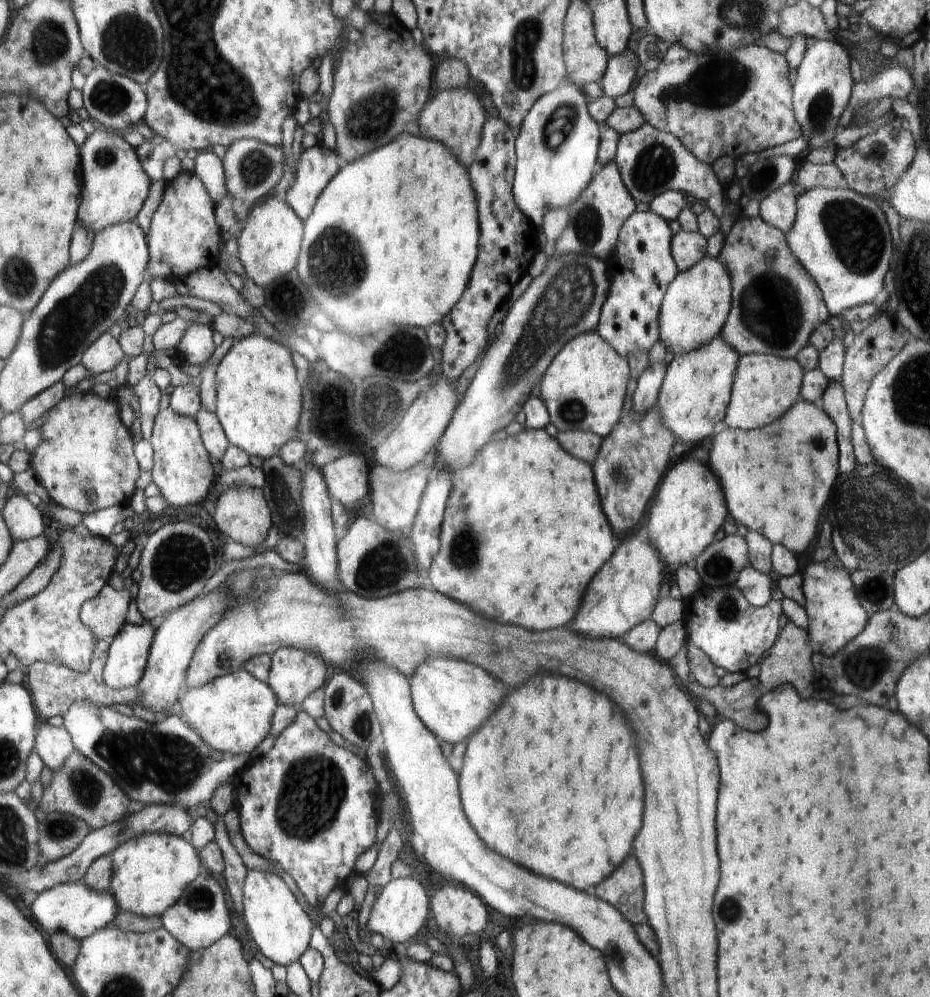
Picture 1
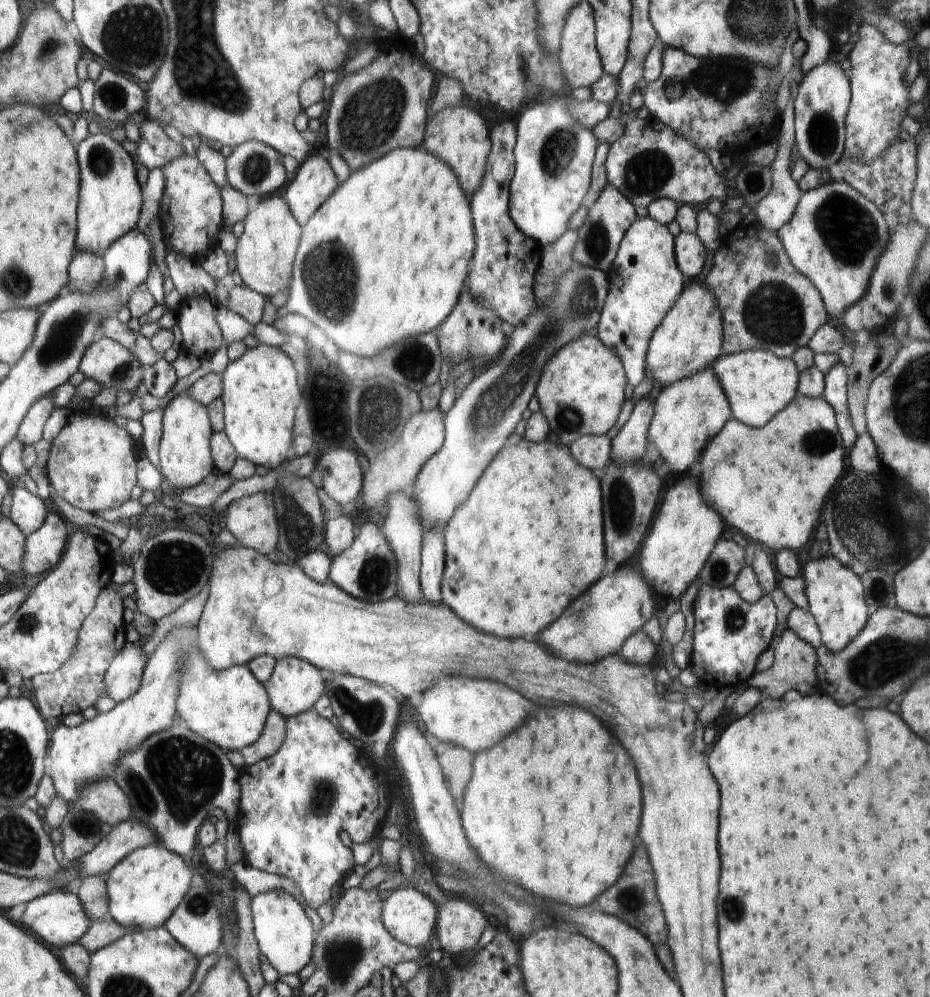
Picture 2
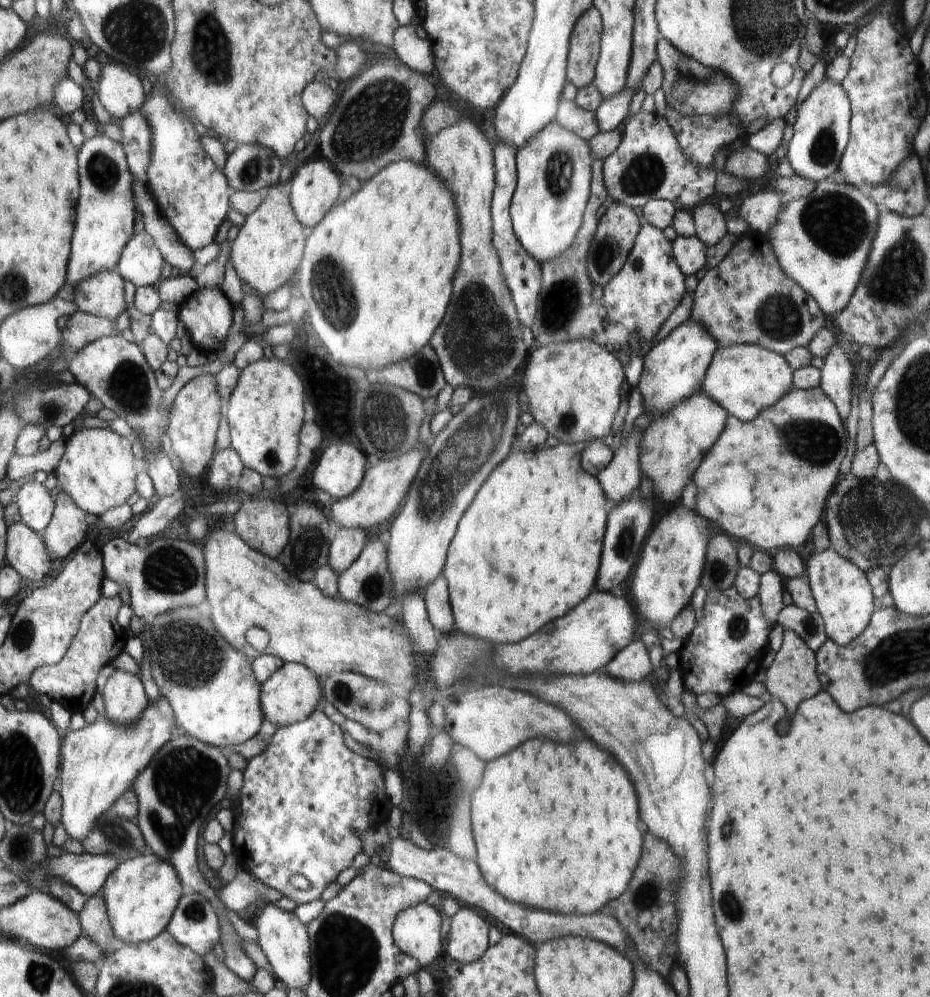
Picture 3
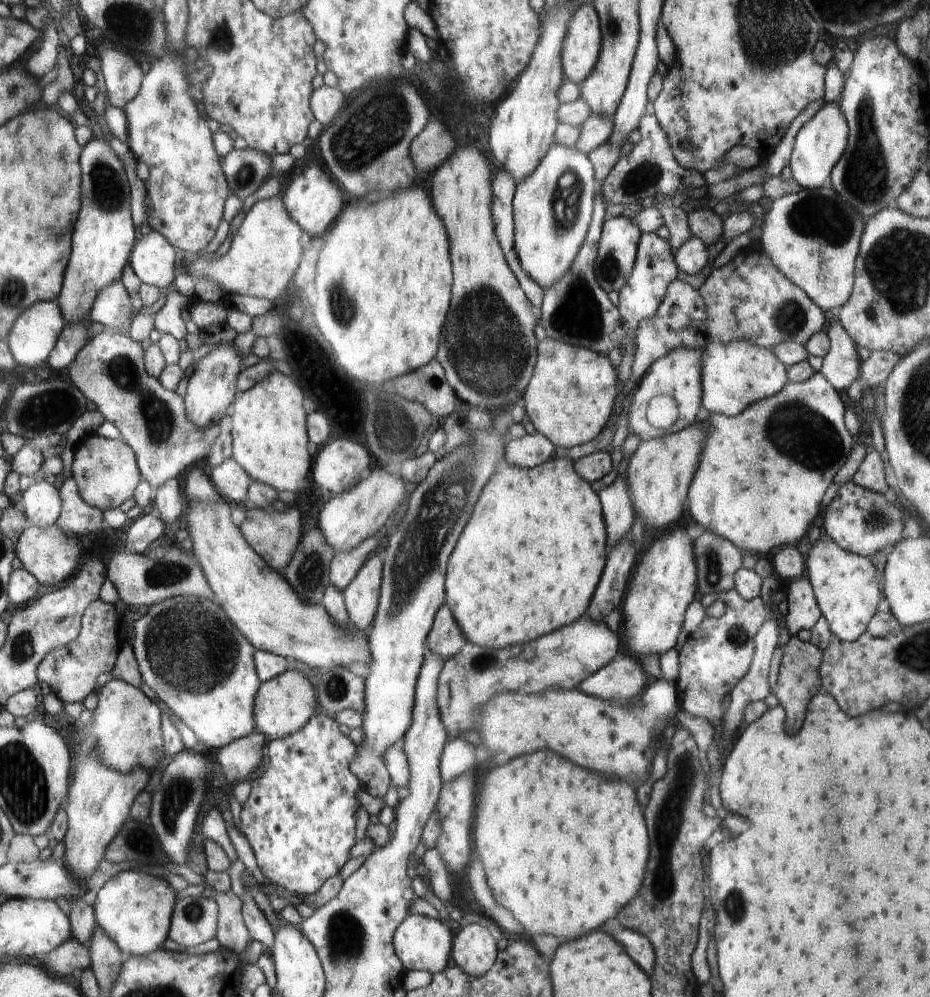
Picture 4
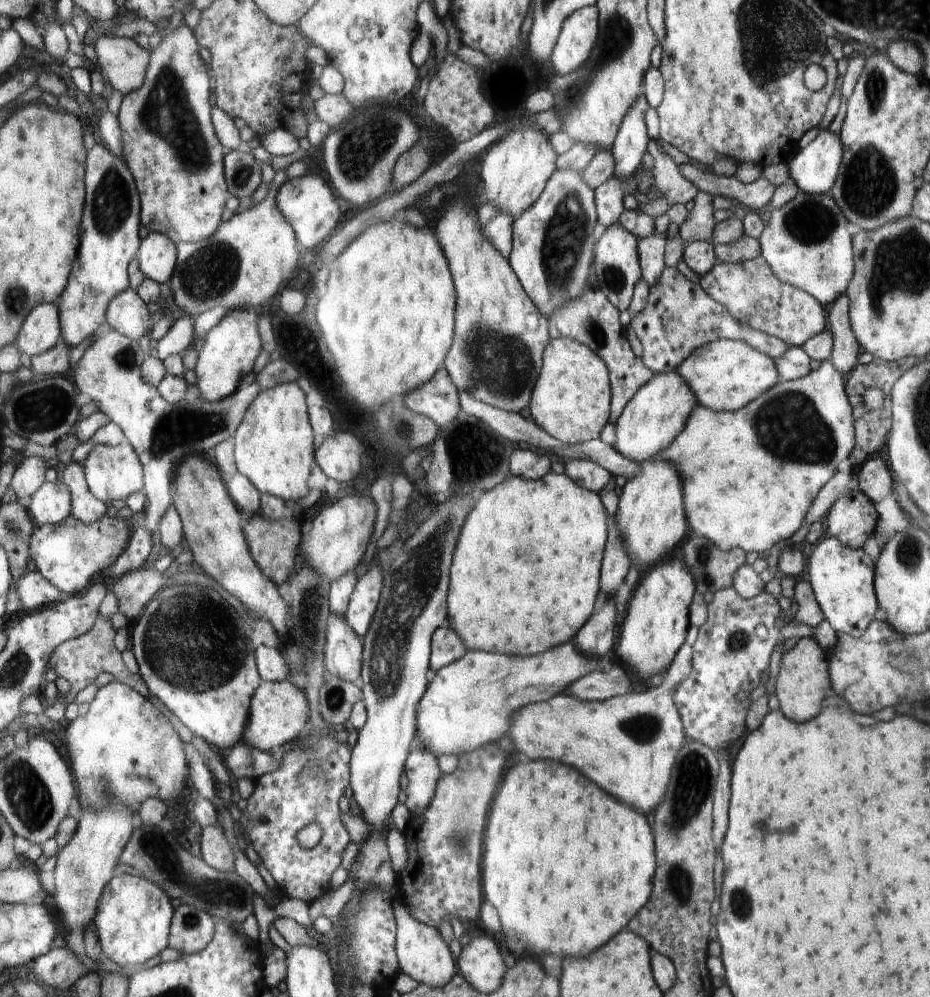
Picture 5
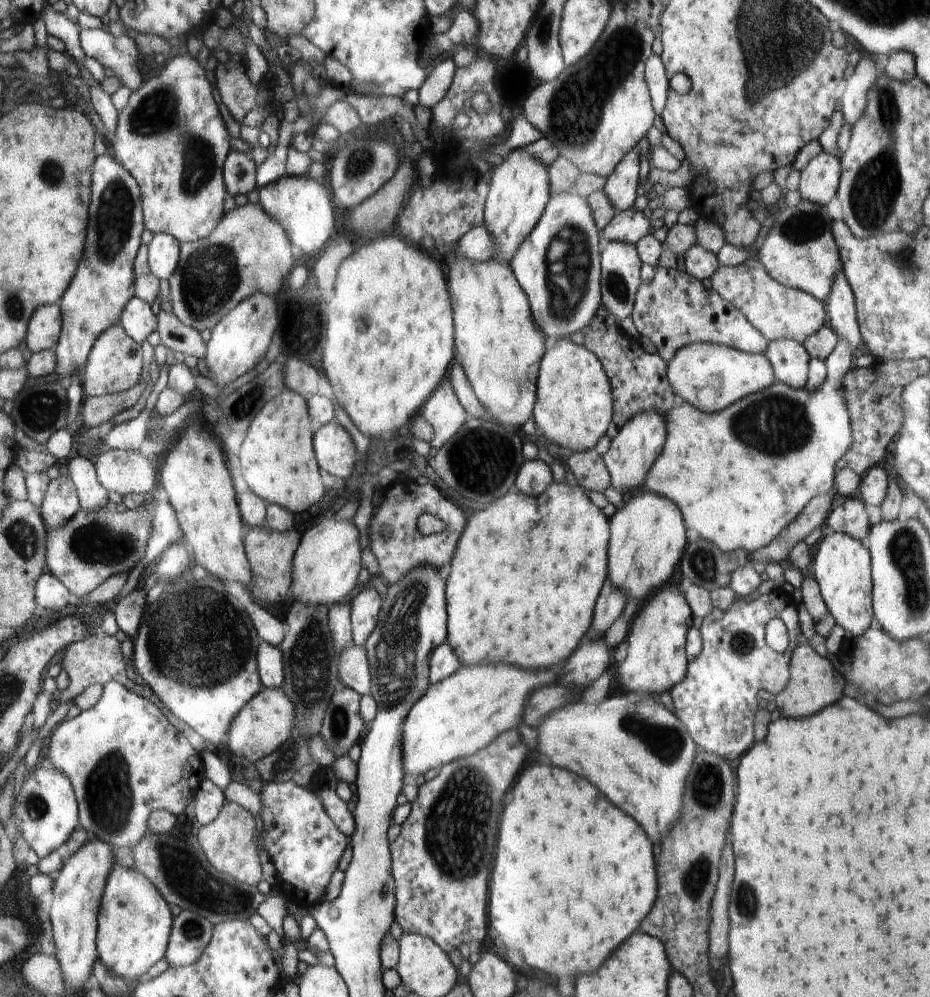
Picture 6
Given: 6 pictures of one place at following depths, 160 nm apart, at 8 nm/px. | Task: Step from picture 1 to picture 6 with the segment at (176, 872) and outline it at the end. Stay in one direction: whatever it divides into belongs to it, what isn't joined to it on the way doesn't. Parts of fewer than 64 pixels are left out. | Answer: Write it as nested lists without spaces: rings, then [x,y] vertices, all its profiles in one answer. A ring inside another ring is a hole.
[[[113,864],[102,895],[98,924],[98,956],[115,977],[138,980],[164,958],[172,928],[172,914],[154,884],[138,869]]]

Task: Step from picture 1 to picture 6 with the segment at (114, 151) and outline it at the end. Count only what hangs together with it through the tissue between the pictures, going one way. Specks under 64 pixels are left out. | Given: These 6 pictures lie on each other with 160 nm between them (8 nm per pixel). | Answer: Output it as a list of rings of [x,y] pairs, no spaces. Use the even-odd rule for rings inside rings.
[[[104,154],[94,159],[92,164],[92,200],[90,200],[90,226],[86,230],[86,246],[84,246],[84,262],[78,264],[76,276],[68,286],[62,302],[58,304],[61,310],[61,333],[57,342],[56,372],[62,377],[70,378],[72,374],[82,373],[88,360],[89,352],[94,342],[108,327],[120,324],[121,316],[134,296],[136,282],[132,272],[132,262],[137,256],[140,246],[140,234],[144,230],[142,222],[142,207],[140,206],[140,191],[133,175],[110,155]]]

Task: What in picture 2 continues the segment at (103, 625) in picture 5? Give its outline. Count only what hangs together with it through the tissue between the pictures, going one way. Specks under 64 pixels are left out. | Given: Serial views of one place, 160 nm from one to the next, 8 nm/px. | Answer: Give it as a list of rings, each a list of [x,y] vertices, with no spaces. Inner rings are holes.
[[[116,584],[102,592],[93,612],[88,616],[81,632],[81,640],[74,658],[68,660],[60,670],[42,673],[33,678],[33,687],[38,706],[46,720],[62,720],[63,716],[82,713],[82,710],[95,706],[100,694],[107,695],[104,688],[104,672],[124,648],[126,628],[122,620],[122,597],[115,592]]]

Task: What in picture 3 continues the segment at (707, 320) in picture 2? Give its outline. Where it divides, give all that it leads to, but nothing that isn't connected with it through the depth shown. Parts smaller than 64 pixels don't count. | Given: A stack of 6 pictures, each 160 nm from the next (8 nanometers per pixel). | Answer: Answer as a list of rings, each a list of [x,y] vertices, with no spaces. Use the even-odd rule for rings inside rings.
[[[692,318],[660,340],[643,358],[644,374],[636,386],[643,400],[644,413],[664,414],[675,404],[702,392],[705,375],[712,366],[718,347],[707,329]]]

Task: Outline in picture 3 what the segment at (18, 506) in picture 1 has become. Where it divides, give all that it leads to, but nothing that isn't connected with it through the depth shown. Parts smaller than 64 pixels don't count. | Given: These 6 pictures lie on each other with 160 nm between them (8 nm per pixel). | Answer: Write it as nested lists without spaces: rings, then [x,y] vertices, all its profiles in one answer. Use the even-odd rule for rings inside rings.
[[[33,481],[22,483],[18,490],[23,522],[39,533],[46,533],[55,515],[54,498],[44,483]]]

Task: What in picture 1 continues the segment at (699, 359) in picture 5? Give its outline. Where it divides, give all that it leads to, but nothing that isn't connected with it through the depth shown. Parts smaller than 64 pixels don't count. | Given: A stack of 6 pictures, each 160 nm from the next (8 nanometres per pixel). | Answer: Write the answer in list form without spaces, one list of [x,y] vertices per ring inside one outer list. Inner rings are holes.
[[[742,355],[738,359],[738,380],[733,380],[734,404],[730,404],[730,416],[726,424],[732,428],[764,428],[778,420],[798,400],[800,380],[804,380],[804,367],[796,359],[774,355]]]

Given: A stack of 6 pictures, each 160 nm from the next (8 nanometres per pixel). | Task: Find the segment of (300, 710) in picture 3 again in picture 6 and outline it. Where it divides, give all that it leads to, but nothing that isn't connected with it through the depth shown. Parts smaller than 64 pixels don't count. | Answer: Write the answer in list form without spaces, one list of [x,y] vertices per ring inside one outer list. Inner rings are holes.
[[[262,688],[232,719],[226,744],[231,753],[246,758],[250,764],[256,763],[280,748],[292,735],[293,716],[293,703],[281,688]]]

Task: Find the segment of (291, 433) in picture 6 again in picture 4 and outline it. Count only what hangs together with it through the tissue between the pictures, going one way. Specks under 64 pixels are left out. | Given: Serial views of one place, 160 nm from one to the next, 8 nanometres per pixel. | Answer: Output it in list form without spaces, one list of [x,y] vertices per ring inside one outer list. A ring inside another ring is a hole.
[[[280,371],[270,373],[250,390],[238,392],[231,416],[232,456],[252,478],[274,490],[294,492],[310,474],[312,458],[306,450],[306,412],[302,408],[304,394],[289,376]]]

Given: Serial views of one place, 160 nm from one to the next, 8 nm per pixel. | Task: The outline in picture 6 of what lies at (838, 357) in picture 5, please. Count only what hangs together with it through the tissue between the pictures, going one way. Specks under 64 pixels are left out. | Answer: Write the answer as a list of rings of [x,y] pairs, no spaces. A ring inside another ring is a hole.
[[[843,269],[834,275],[832,294],[827,304],[830,313],[830,326],[838,338],[848,339],[855,347],[861,342],[861,334],[857,323],[856,296],[853,288],[843,273]]]

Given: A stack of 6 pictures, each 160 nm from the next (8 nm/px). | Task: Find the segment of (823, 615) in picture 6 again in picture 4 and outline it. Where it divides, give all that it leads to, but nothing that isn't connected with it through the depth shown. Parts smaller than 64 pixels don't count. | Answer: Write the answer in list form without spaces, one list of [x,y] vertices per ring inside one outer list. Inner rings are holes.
[[[806,576],[792,581],[788,588],[788,614],[781,621],[788,637],[797,636],[800,630],[811,630],[822,617],[815,595]]]

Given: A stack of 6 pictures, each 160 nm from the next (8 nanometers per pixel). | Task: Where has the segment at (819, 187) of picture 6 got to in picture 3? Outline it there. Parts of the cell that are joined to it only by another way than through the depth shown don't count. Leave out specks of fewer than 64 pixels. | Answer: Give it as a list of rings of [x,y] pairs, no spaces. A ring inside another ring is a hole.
[[[824,79],[810,93],[797,112],[791,139],[787,142],[787,160],[796,175],[818,181],[833,179],[840,166],[842,155],[852,136],[852,102],[842,85]]]

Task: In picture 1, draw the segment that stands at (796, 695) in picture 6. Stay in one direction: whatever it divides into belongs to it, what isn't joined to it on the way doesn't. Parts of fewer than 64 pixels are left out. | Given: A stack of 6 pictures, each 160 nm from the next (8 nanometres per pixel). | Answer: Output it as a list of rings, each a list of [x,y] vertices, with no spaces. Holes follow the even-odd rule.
[[[788,621],[782,628],[781,635],[774,643],[773,650],[769,652],[764,660],[759,664],[760,673],[758,678],[764,691],[774,691],[785,684],[791,684],[802,698],[809,699],[812,697],[812,676],[814,669],[812,668],[812,648],[810,648],[810,640],[808,640],[807,630],[800,630],[792,621]]]

